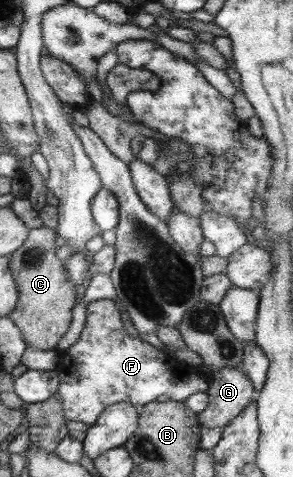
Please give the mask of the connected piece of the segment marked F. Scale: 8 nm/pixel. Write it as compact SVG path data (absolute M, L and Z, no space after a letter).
M113 301L90 302L86 305L84 317L85 323L78 341L63 352L68 356L67 370L57 374L59 384L56 394L66 419L90 426L110 404L126 402L141 408L162 394L170 401L180 402L190 394L206 392L210 376L200 375L199 367L190 368L174 356L127 335L122 329L120 311Z

